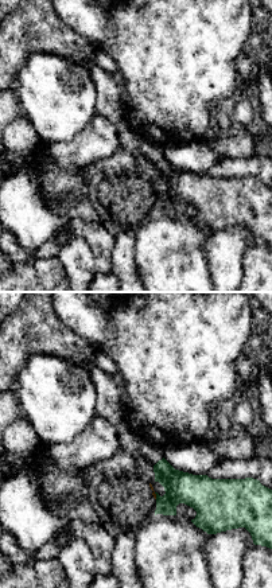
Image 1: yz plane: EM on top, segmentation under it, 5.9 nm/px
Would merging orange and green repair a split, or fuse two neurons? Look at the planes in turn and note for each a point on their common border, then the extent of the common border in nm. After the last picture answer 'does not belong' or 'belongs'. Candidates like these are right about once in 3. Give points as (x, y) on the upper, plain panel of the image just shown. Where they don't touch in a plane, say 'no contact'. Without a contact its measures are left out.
meets orange at (155, 194); contact 40 nm long

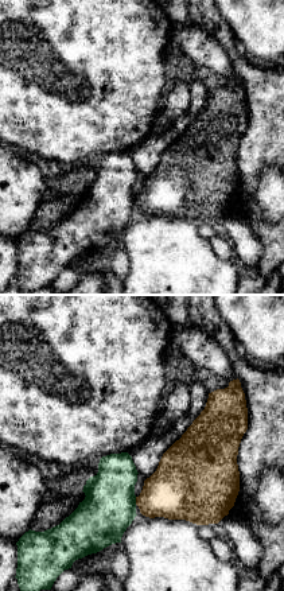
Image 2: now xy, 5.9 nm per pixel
meets orange at (136, 199); contact 50 nm long

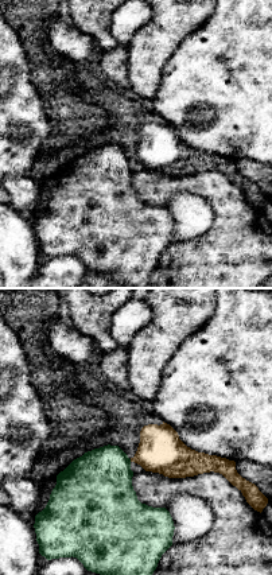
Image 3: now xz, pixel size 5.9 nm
no contact

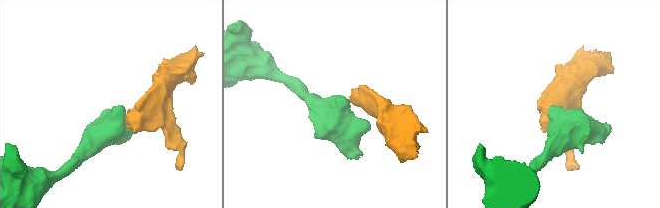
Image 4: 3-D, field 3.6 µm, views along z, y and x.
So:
does not belong

